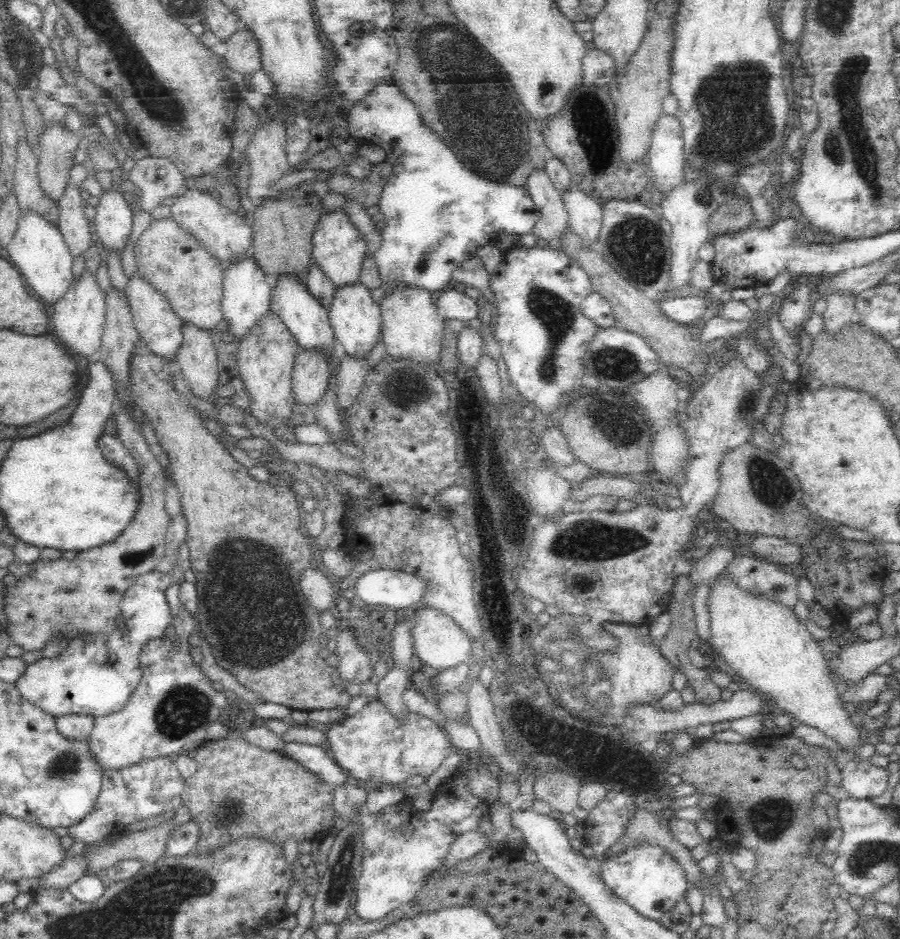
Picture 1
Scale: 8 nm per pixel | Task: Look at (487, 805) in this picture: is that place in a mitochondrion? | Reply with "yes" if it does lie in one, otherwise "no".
no

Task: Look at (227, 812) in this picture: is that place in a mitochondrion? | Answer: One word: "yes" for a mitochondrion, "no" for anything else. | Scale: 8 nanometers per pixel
yes

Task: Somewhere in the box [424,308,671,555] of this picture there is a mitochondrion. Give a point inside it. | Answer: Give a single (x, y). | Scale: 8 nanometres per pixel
(617, 365)

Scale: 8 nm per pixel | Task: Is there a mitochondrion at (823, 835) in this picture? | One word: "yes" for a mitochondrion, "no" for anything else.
no

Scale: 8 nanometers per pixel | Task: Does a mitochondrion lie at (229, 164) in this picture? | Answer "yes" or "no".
no

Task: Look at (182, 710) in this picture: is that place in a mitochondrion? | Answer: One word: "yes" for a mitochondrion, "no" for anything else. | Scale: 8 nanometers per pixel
yes

